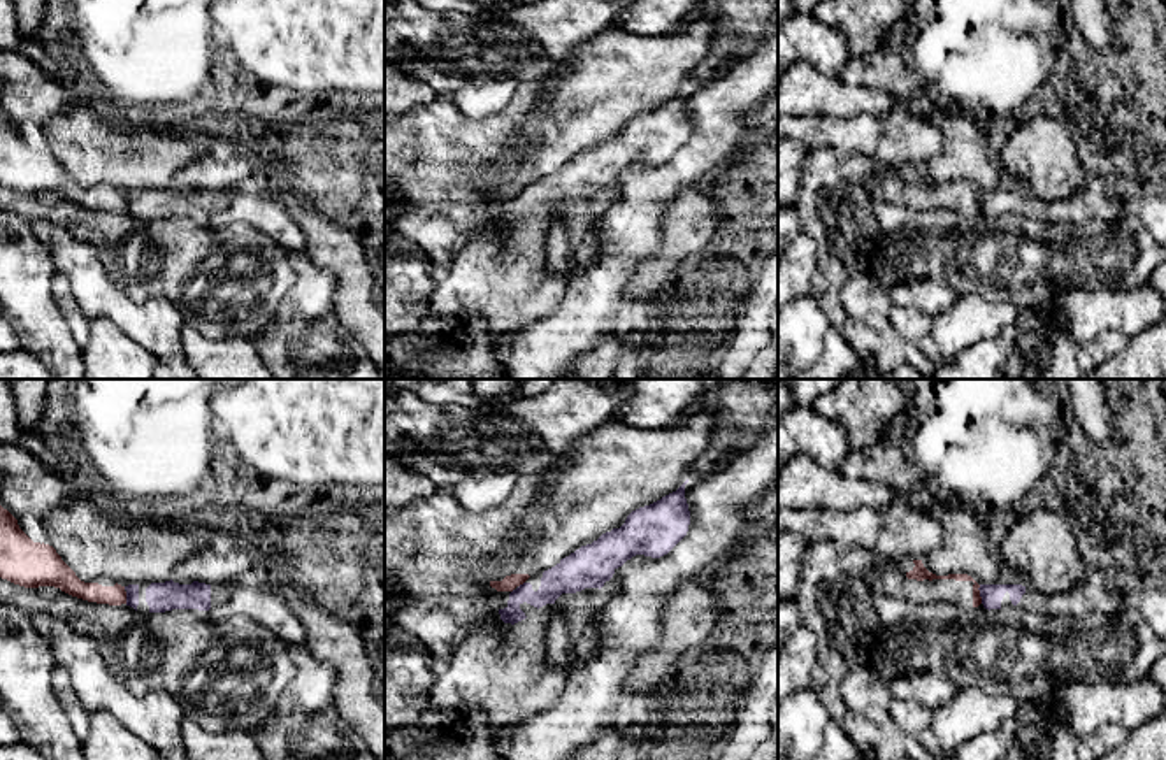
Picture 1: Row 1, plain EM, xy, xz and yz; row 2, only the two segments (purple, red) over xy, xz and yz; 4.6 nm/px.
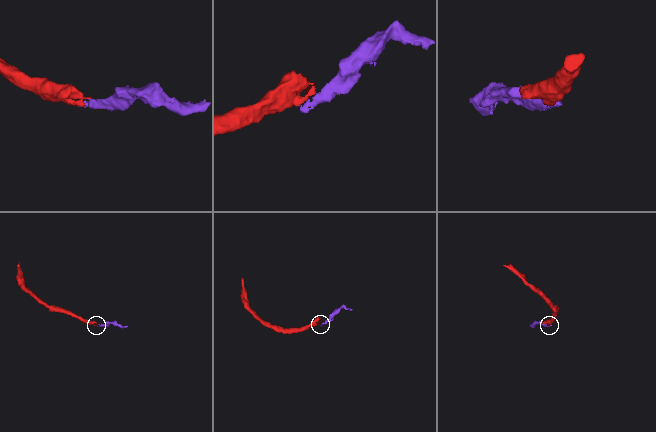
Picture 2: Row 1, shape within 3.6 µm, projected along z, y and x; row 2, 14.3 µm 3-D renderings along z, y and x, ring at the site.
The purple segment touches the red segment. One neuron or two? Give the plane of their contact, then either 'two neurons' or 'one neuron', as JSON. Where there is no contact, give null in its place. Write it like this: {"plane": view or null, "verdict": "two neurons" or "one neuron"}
{"plane": "yz", "verdict": "two neurons"}

